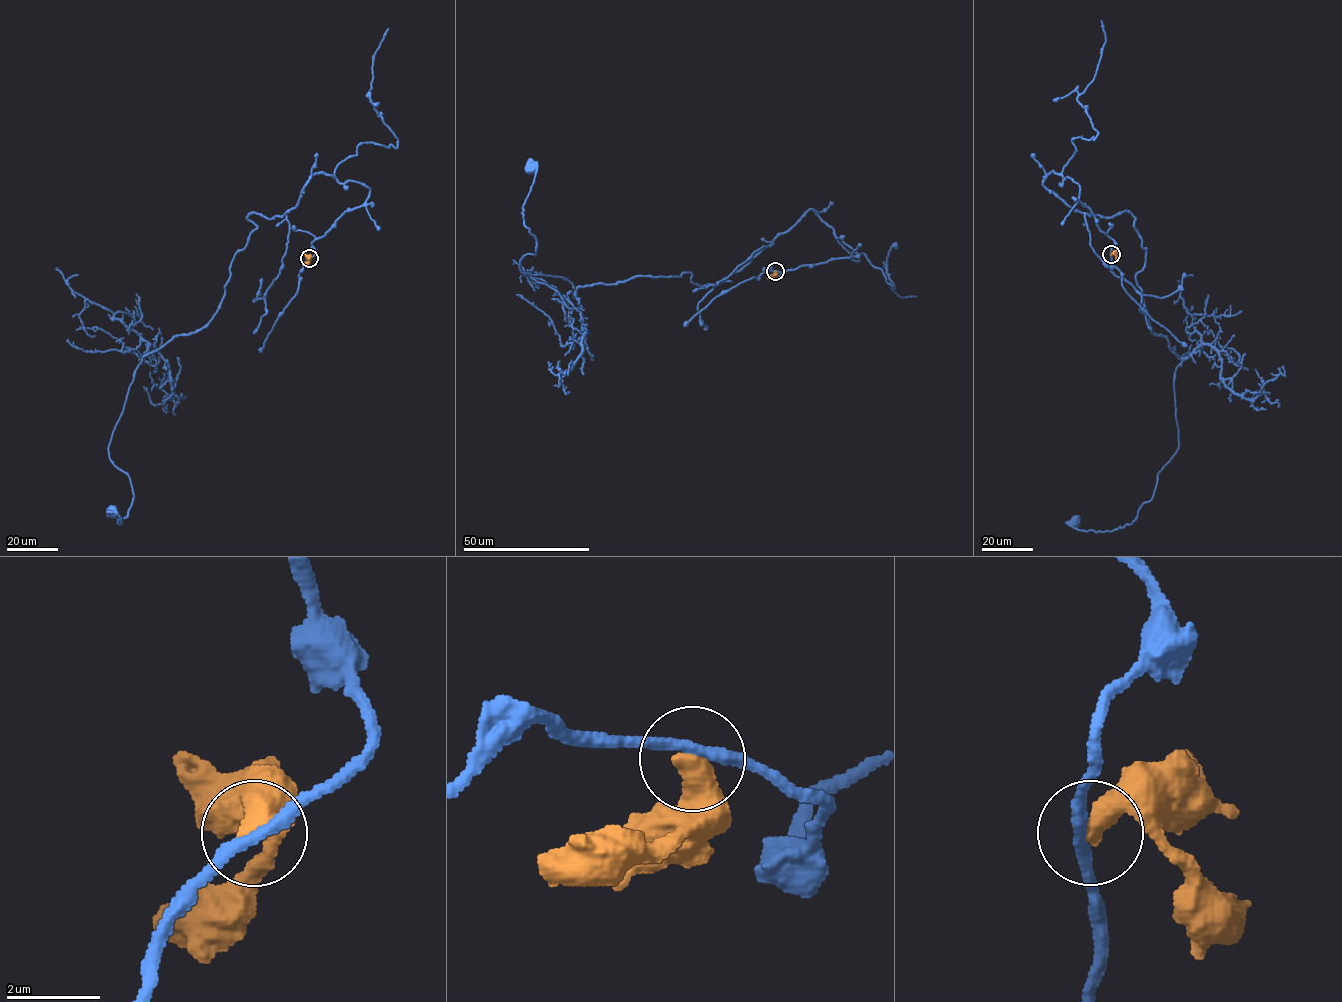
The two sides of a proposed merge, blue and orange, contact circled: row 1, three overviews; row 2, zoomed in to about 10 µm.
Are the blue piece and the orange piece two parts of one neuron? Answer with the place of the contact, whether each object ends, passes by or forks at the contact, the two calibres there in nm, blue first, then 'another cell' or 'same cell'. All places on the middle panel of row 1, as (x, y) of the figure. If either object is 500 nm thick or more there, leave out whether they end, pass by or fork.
(775, 271) | blue passes by | orange ends | 260/480 nm | another cell

